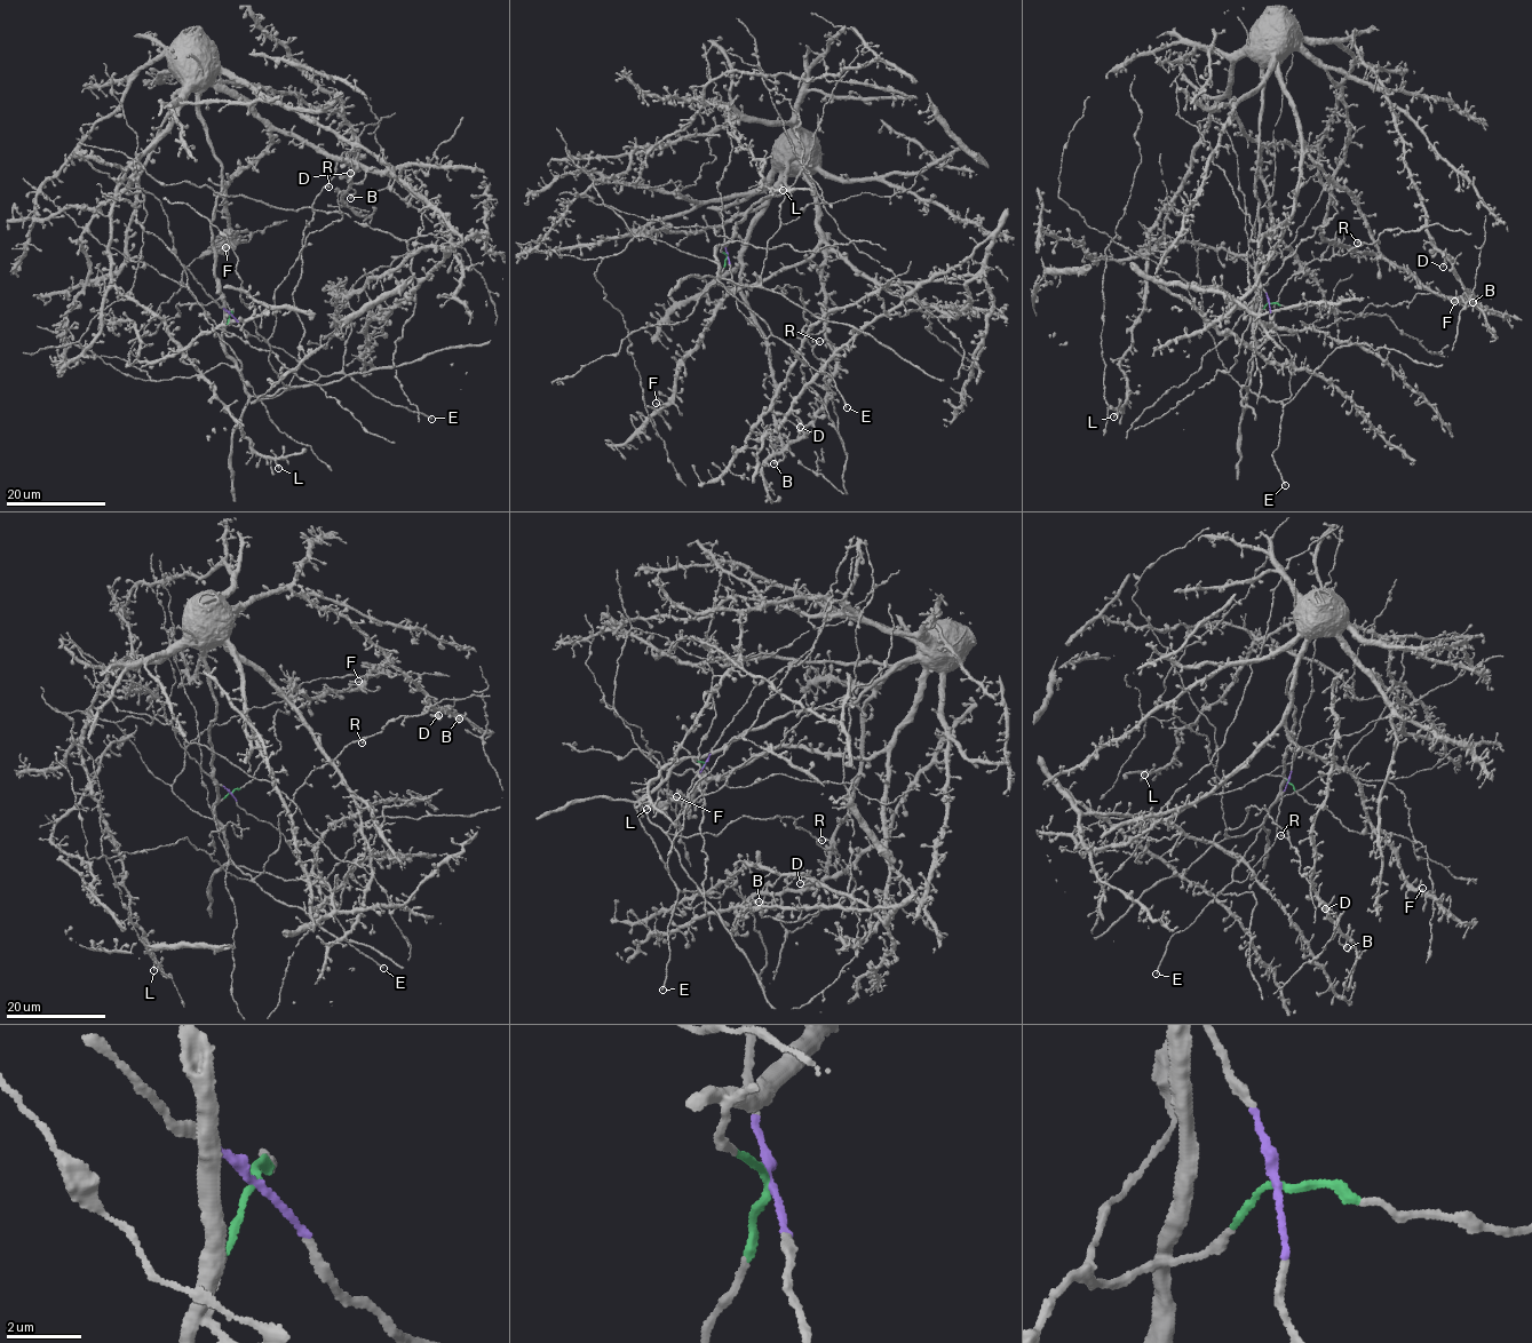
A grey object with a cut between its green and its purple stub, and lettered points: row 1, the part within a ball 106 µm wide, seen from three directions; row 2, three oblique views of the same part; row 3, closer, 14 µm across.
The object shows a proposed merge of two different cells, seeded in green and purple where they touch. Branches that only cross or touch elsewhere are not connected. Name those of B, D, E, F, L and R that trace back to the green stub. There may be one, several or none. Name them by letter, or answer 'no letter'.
no letter

